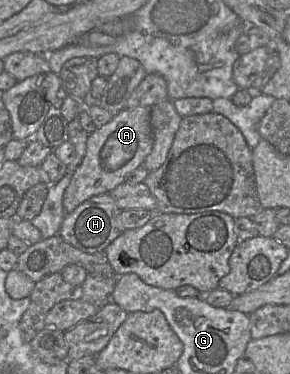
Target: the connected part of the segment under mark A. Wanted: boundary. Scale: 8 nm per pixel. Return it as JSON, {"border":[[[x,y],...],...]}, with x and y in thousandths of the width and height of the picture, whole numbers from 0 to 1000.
{"border":[[[486,283],[434,289],[307,358],[297,409],[279,436],[248,455],[238,495],[217,521],[228,572],[314,527],[376,516],[417,489],[434,489],[434,471],[493,441],[528,390],[517,291]]]}

